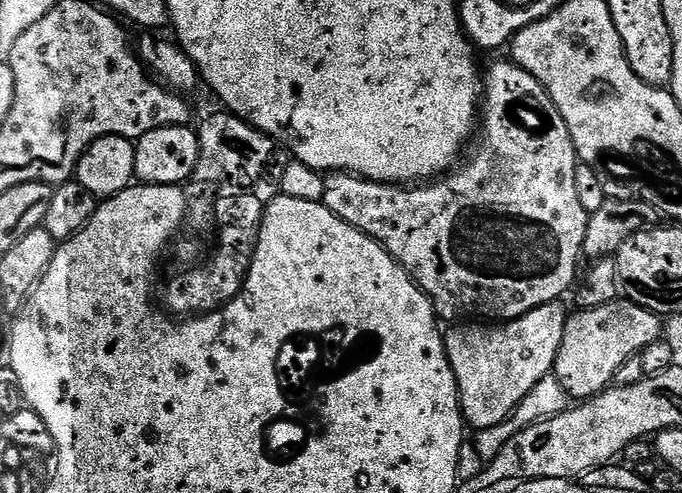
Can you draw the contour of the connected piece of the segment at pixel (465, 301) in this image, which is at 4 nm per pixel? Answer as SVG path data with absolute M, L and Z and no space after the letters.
M505 58L501 64L492 64L488 68L488 73L486 71L483 73L482 127L478 132L478 140L479 136L480 149L473 154L469 164L462 165L463 163L461 163L459 167L449 171L443 178L437 179L435 182L425 183L423 186L379 184L377 180L365 180L362 176L346 172L333 172L324 176L322 203L326 206L326 210L330 210L330 214L342 218L342 222L354 226L354 230L364 232L371 240L379 240L386 251L409 272L412 281L427 294L429 300L432 301L433 308L436 309L437 317L441 321L464 322L472 317L483 318L488 322L517 320L518 317L525 316L527 312L538 306L546 306L550 302L560 300L563 297L563 292L568 287L571 289L578 280L576 263L582 260L586 226L590 214L586 210L582 210L582 202L578 202L578 190L575 189L574 170L578 163L576 147L570 138L570 130L566 126L562 114L554 106L550 94L541 86L538 78L534 78L534 74L530 74L511 59Z

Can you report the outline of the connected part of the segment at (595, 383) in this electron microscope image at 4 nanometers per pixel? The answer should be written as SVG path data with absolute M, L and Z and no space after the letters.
M618 298L606 306L573 311L564 327L562 346L558 350L554 369L557 382L576 402L600 395L615 381L616 372L628 359L639 357L647 344L661 339L660 324L661 317L627 298Z

